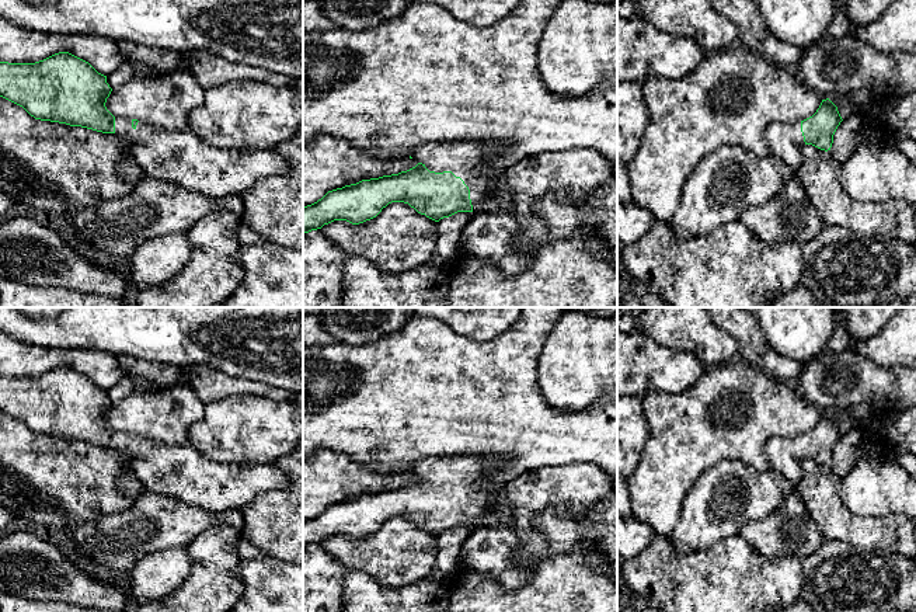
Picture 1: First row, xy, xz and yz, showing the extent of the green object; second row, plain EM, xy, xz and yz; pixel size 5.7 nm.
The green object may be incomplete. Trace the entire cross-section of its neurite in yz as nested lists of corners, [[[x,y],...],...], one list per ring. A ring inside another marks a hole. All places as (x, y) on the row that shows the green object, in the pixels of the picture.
[[[826,98],[812,117],[801,122],[773,122],[766,129],[770,154],[781,159],[797,174],[802,163],[802,147],[812,145],[825,152],[830,150],[842,121],[837,107]]]

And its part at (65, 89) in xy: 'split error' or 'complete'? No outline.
split error

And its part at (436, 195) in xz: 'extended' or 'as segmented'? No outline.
extended

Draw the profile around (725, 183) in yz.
[[[720,146],[692,170],[683,185],[680,204],[668,223],[680,240],[713,232],[738,220],[750,206],[767,202],[795,177],[793,168],[773,154],[757,157],[738,146]]]

